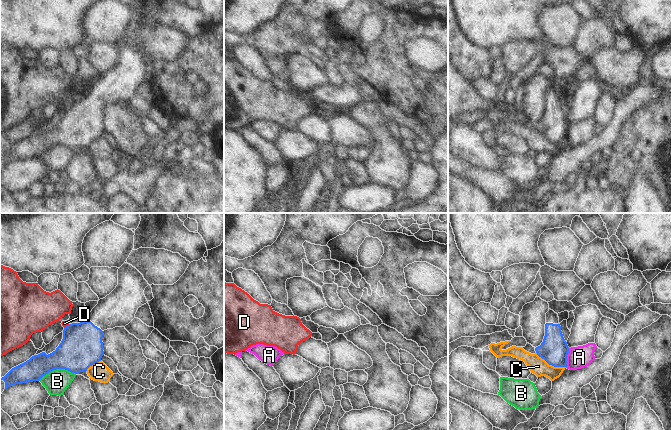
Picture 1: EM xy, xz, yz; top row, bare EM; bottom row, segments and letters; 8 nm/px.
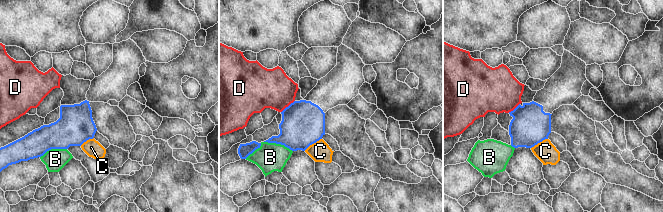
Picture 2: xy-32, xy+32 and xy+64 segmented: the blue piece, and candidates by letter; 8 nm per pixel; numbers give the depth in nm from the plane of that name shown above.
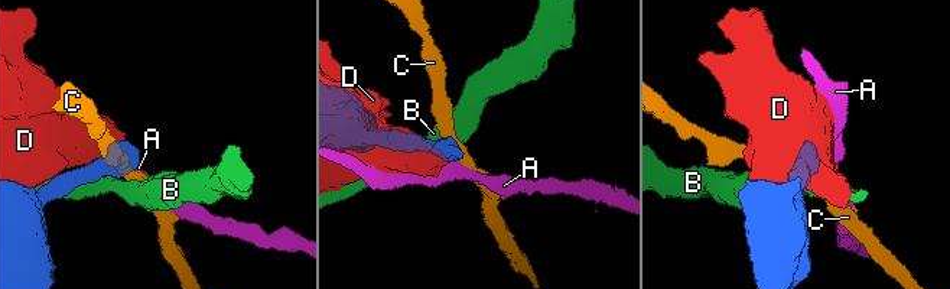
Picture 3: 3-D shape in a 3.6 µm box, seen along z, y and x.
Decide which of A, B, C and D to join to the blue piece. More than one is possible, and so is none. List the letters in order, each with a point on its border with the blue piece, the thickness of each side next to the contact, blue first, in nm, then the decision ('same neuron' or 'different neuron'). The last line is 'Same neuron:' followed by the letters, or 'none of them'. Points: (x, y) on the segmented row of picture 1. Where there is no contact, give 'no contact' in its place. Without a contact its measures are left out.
A: yz (566, 358) | 220/180 nm | different neuron
B: xy (56, 368) | 320/190 nm | different neuron
C: yz (550, 364) | 220/140 nm | different neuron
D: xy (66, 326) | 340/50 nm | different neuron
Same neuron: none of them

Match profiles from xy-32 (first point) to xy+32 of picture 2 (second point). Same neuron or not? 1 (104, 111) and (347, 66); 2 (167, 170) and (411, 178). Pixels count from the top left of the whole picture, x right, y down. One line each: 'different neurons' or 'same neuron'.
1: different neurons
2: different neurons

